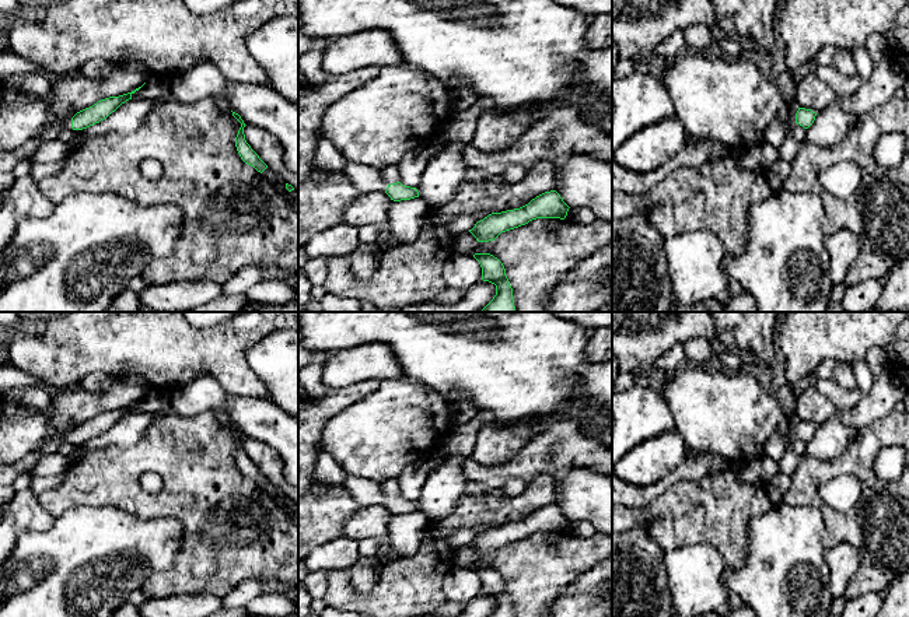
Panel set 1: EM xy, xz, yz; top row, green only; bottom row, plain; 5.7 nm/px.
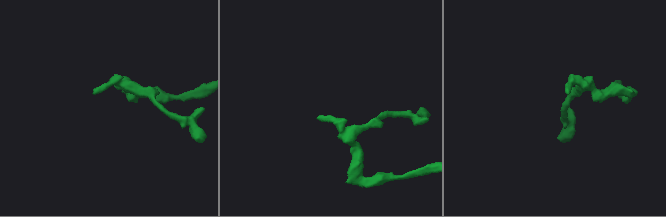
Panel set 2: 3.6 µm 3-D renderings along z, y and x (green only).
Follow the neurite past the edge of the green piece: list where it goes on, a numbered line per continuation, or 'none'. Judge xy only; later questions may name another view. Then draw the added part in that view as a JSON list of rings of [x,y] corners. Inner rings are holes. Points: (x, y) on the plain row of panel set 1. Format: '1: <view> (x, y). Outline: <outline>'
1: xy (53, 440). Outline: [[[48,425],[42,442],[36,448],[39,459],[57,453],[59,449],[66,444],[71,444],[71,431],[62,431],[53,425]]]

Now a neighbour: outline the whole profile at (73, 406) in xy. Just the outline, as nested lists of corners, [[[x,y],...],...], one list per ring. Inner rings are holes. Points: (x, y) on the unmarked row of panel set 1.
[[[126,376],[115,379],[105,392],[88,392],[80,385],[59,389],[53,393],[55,420],[49,424],[62,431],[73,431],[77,425],[101,413],[119,410],[141,400],[151,386],[144,378]]]

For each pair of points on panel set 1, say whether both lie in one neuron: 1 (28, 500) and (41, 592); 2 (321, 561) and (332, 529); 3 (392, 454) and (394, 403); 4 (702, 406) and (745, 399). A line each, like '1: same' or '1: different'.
1: different
2: different
3: same
4: same

